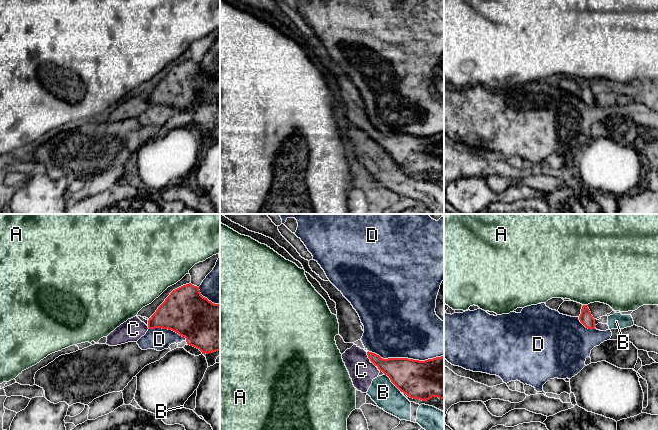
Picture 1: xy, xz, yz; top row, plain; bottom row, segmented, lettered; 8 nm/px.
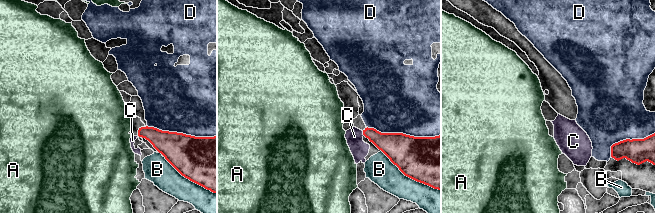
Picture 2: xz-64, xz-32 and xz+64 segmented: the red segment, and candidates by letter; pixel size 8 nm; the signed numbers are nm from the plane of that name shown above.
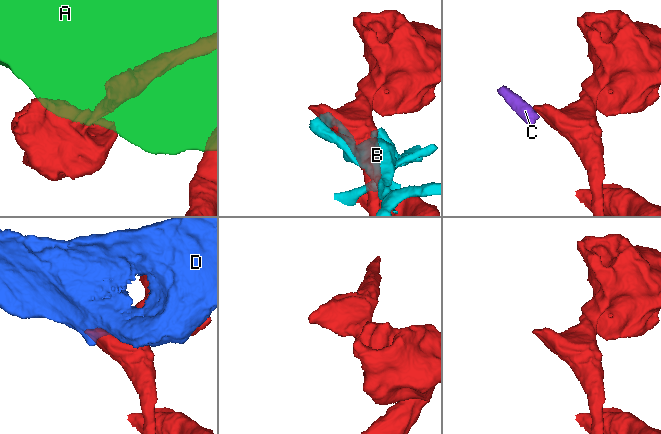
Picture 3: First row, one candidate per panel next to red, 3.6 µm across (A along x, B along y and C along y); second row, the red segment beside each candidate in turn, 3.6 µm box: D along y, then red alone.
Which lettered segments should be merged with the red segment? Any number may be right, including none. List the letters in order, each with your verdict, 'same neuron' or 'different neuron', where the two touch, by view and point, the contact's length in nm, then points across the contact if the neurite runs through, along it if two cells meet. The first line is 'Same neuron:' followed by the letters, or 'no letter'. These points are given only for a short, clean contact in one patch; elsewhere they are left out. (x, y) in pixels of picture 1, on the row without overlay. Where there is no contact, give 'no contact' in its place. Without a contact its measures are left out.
Same neuron: no letter
A: different neuron; contact yz (585, 81); length 30 nm; border yz (583, 80), (586, 81)
B: different neuron; contact xz (392, 158); length 200 nm
C: different neuron; contact xz (368, 132); length 80 nm; border xz (366, 128), (370, 136)
D: different neuron; contact xz (406, 134); length 600 nm

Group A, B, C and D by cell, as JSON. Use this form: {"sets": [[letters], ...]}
{"sets": [["A"], ["B", "C"], ["D"]]}

